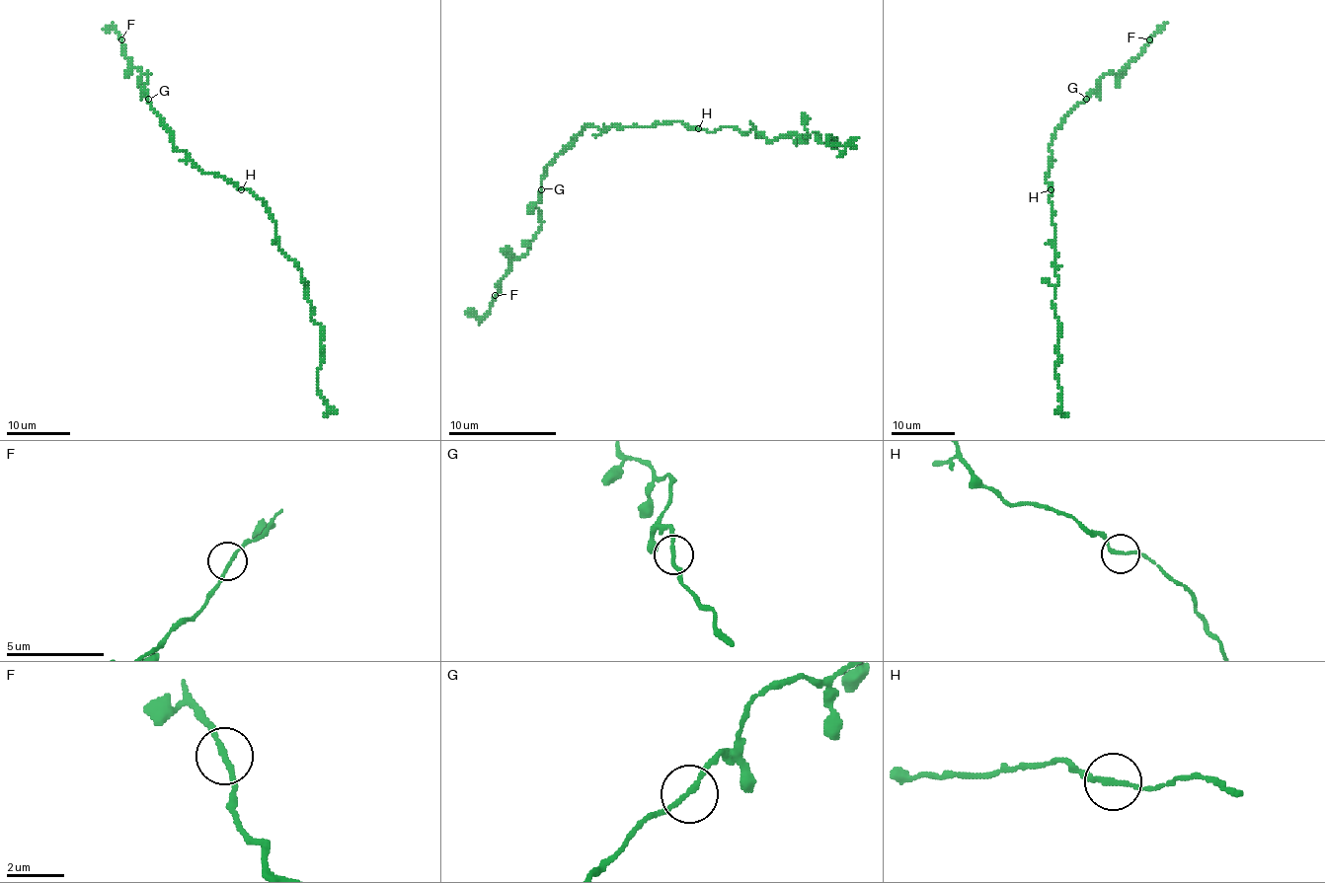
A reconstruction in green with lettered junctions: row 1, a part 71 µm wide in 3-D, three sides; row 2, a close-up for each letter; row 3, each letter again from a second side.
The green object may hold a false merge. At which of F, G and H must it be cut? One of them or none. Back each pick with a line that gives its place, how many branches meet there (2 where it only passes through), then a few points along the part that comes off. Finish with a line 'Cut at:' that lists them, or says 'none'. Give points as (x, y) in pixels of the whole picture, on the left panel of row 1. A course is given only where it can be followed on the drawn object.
Cut at: none

